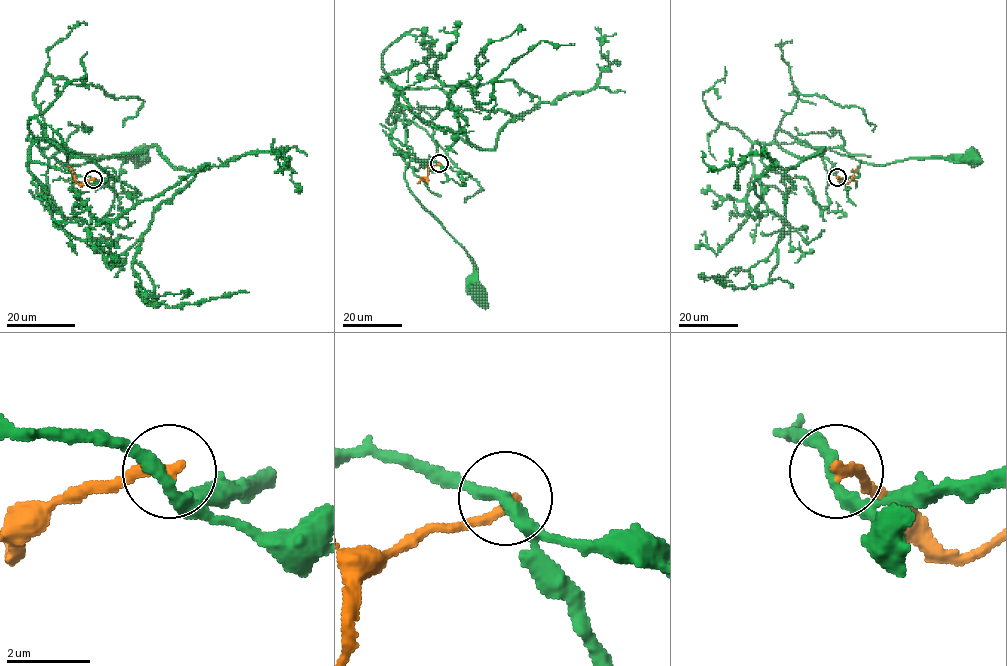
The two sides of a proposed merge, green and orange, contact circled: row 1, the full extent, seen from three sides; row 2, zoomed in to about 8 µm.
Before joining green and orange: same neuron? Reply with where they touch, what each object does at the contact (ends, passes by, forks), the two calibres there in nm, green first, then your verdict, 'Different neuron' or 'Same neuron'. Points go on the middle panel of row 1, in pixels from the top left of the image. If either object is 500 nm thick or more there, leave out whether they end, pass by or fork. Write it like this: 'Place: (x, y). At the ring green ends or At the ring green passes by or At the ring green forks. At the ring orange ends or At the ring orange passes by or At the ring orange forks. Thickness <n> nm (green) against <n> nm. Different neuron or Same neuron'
Place: (439, 163). At the ring green passes by. At the ring orange ends. Thickness 280 nm (green) against 280 nm. Different neuron

